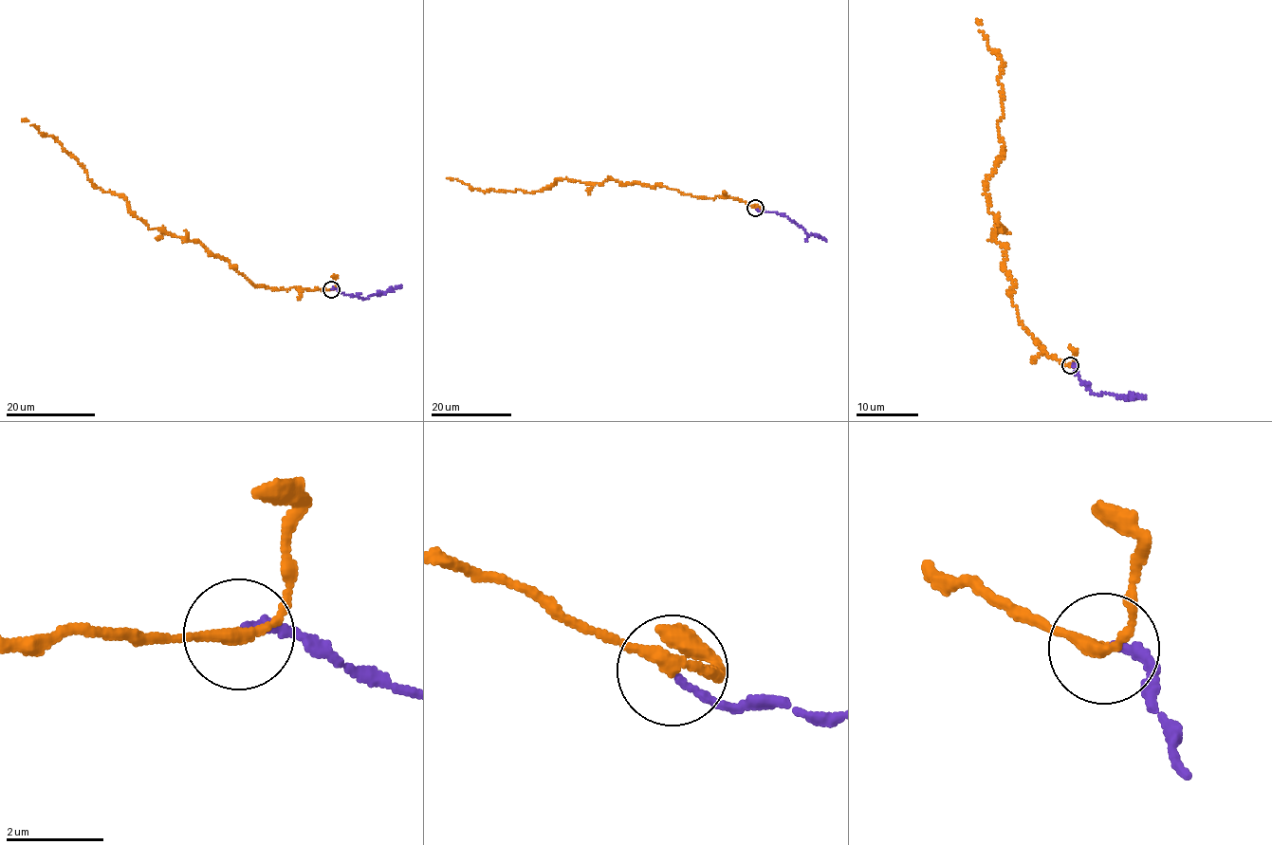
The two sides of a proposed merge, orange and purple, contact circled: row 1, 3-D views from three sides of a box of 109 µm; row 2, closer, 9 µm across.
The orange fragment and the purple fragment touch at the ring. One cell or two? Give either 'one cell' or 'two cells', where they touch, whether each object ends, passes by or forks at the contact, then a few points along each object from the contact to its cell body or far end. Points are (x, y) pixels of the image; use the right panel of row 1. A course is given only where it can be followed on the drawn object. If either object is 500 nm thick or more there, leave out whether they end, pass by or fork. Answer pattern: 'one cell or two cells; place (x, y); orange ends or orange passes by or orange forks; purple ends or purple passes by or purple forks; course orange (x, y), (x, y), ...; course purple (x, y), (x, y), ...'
one cell; place (1070, 365); orange passes by; purple ends; course orange (1070, 365), (1043, 352), (1018, 319), (1004, 247), (994, 240), (985, 183), (1004, 151), (1002, 65), (977, 20); course purple (1072, 365), (1077, 369), (1079, 379), (1093, 393), (1131, 398), (1144, 395)

